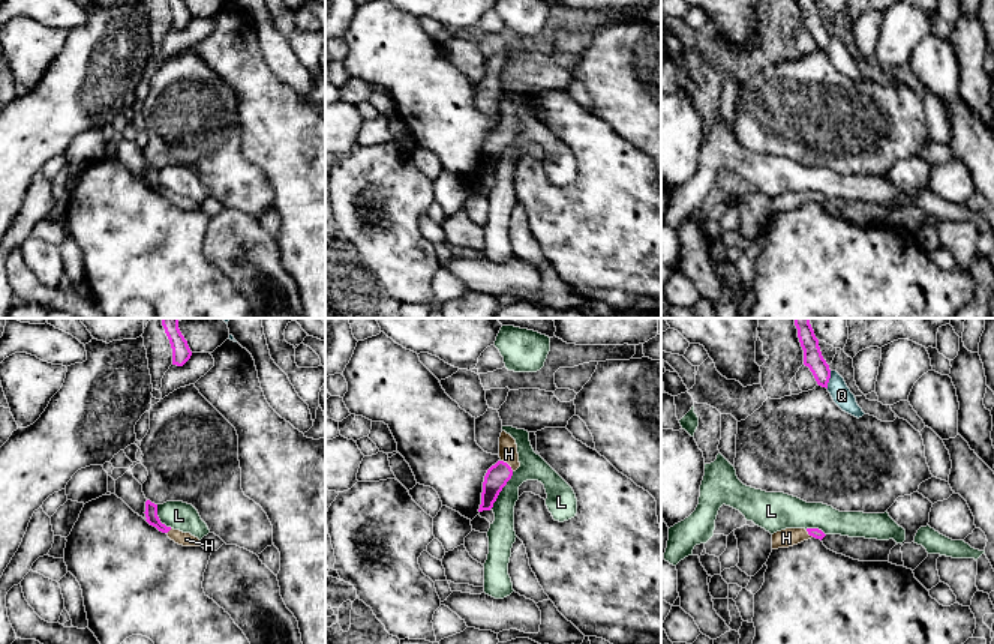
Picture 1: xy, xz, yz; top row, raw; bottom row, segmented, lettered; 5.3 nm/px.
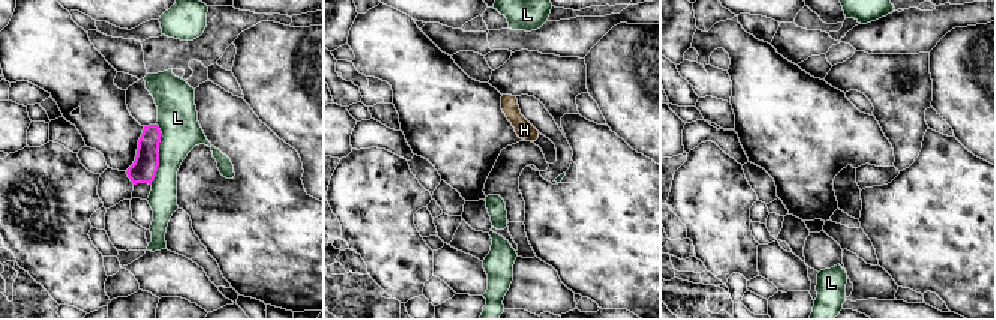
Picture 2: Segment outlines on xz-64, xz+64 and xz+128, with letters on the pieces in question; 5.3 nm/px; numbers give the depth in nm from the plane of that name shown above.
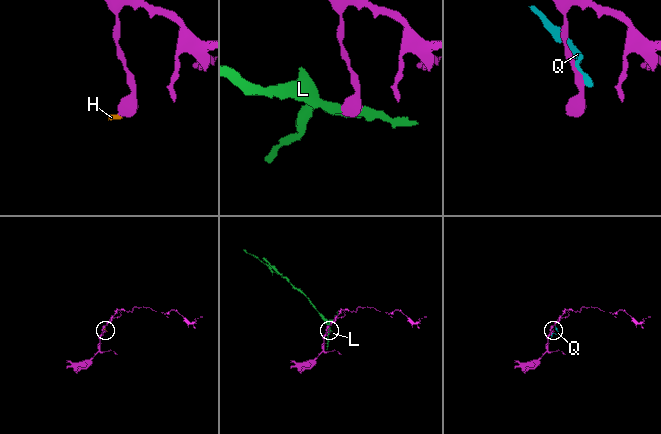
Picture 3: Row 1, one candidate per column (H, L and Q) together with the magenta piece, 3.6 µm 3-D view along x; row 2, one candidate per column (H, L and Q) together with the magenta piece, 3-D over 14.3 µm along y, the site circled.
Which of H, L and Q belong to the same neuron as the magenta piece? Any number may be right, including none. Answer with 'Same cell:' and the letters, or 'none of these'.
Same cell: H

